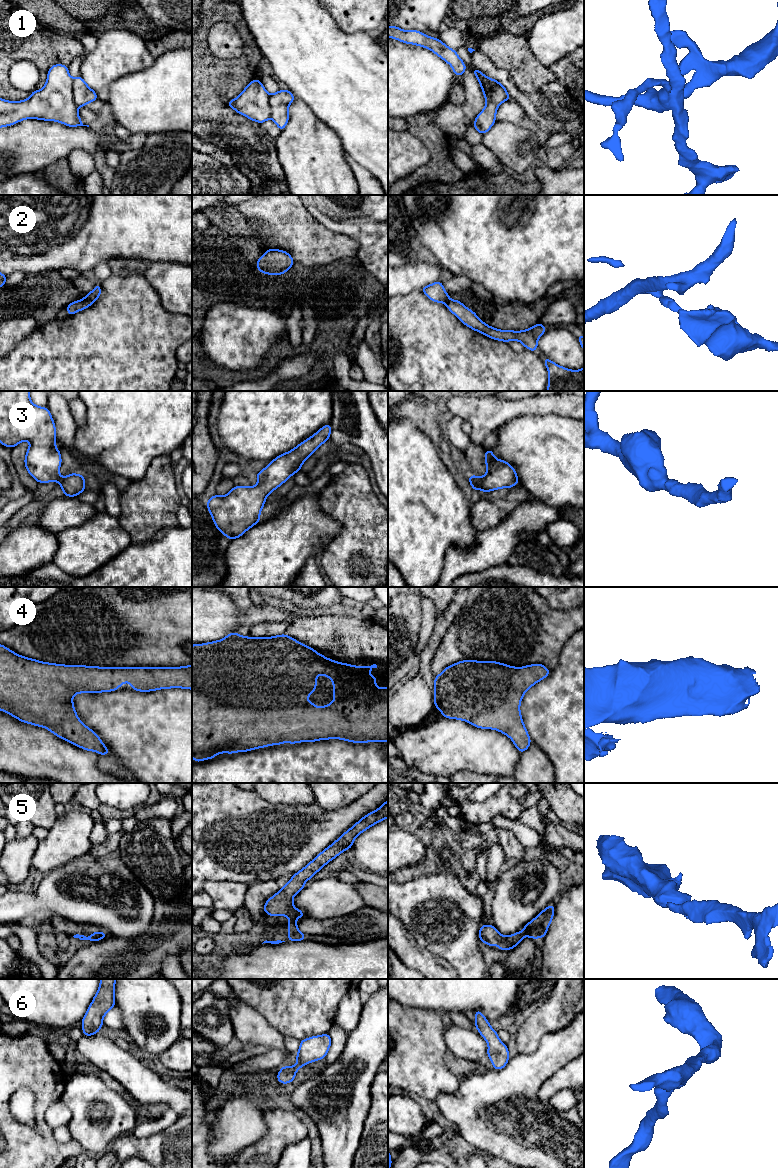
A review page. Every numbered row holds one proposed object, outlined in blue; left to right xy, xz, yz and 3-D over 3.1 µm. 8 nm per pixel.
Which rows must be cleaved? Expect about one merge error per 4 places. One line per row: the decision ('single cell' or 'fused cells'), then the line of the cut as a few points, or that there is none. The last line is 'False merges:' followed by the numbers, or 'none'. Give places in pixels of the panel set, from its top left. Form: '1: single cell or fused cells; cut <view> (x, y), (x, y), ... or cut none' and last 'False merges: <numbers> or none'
1: fused cells; cut xy (72, 79), (72, 99), (78, 107)
2: fused cells; cut xy (85, 297), (92, 302)
3: single cell; cut none
4: single cell; cut none
5: single cell; cut none
6: single cell; cut none
False merges: 1, 2

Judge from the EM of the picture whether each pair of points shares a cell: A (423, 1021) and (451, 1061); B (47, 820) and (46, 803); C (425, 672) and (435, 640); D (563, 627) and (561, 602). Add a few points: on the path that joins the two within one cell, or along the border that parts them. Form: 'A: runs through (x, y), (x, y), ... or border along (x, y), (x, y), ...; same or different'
A: border along (446, 1050), (444, 1063), (454, 1074); different
B: runs through (46, 816), (46, 807); same
C: runs through (425, 664), (430, 648); same
D: border along (542, 597), (555, 609), (573, 608); different

